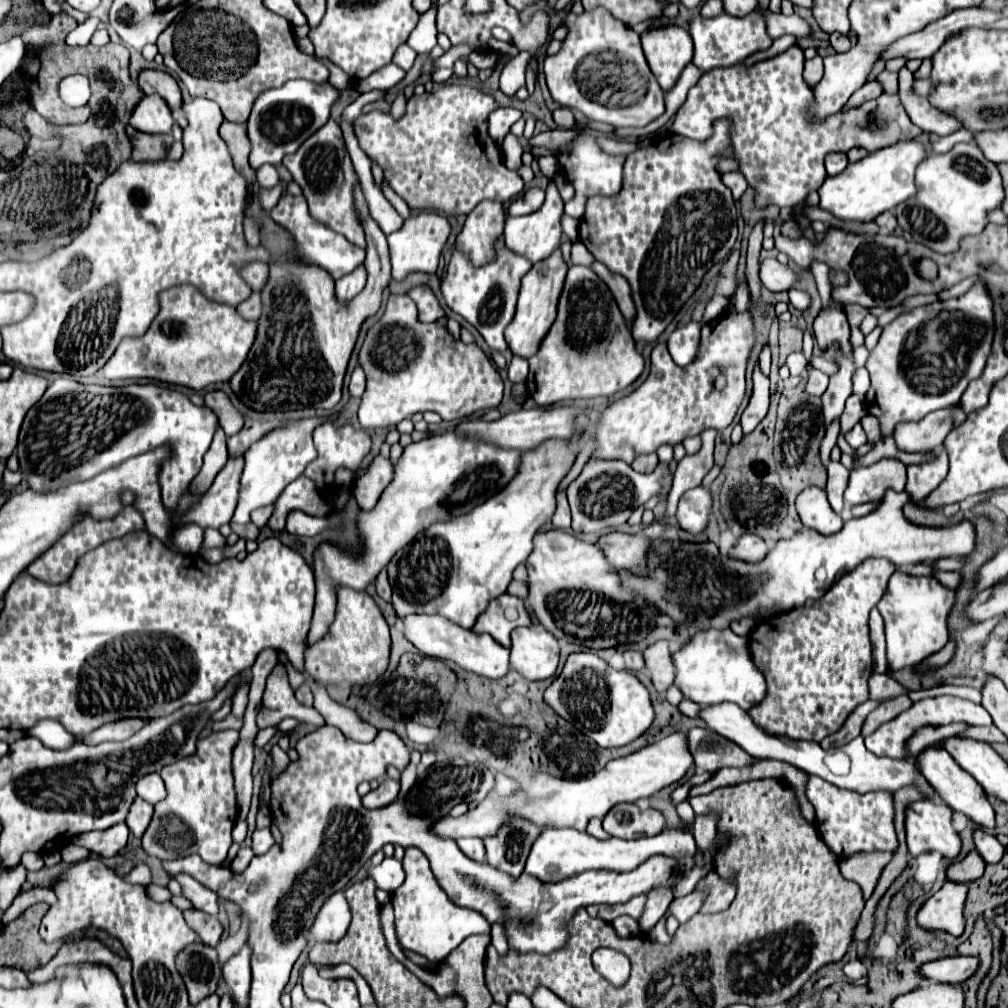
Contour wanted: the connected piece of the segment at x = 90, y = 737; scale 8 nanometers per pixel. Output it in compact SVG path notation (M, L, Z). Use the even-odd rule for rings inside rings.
M123 718L117 722L107 722L101 728L85 736L85 742L105 742L105 740L127 740L145 724L143 718Z

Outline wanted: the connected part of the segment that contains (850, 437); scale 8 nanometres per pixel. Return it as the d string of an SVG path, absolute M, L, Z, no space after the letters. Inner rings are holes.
M855 424L847 434L845 434L845 440L851 448L859 448L863 444L867 444L867 436L865 436L865 430L861 428L861 424Z

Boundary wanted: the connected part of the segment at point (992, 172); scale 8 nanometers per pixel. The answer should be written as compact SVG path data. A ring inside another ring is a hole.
M959 142L945 154L929 154L923 162L919 162L915 170L917 192L909 200L895 206L897 224L913 236L915 242L929 246L935 252L949 254L957 250L959 238L965 234L979 234L987 224L987 212L999 208L1003 202L1003 184L999 170L993 162L989 162L975 144ZM925 218L937 220L943 226L941 236L925 234Z

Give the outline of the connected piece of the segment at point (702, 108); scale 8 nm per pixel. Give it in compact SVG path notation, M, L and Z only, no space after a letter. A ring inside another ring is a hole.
M791 46L783 54L755 62L753 66L737 64L727 68L713 68L707 74L701 76L701 80L689 90L687 100L677 110L675 120L671 124L671 130L675 134L693 138L693 140L705 140L711 134L711 126L715 118L731 118L735 122L731 130L731 140L735 146L735 158L739 160L739 170L745 174L751 188L757 192L757 206L767 208L769 204L783 206L797 206L801 204L809 192L817 190L821 182L825 180L823 160L829 152L849 152L853 146L861 146L869 152L887 148L901 140L911 140L919 134L917 126L909 120L901 100L897 94L891 96L879 96L873 102L865 102L865 106L859 106L857 110L839 112L825 120L809 120L805 116L807 104L811 102L811 88L803 80L803 50L797 46Z

